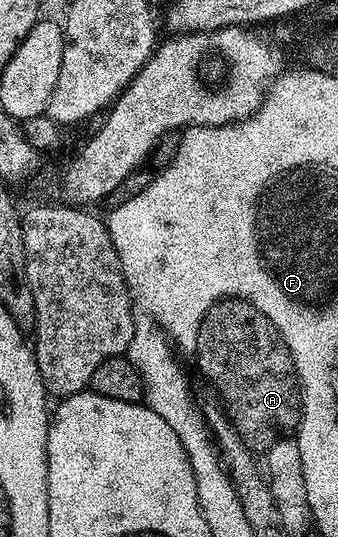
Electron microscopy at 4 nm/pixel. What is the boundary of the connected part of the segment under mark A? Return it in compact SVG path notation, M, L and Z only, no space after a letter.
M225 298L209 303L208 312L196 329L195 352L201 374L212 383L232 429L240 435L240 440L247 448L267 450L275 440L295 433L300 427L302 393L294 358L270 318L266 318L266 314L262 314L248 300Z

